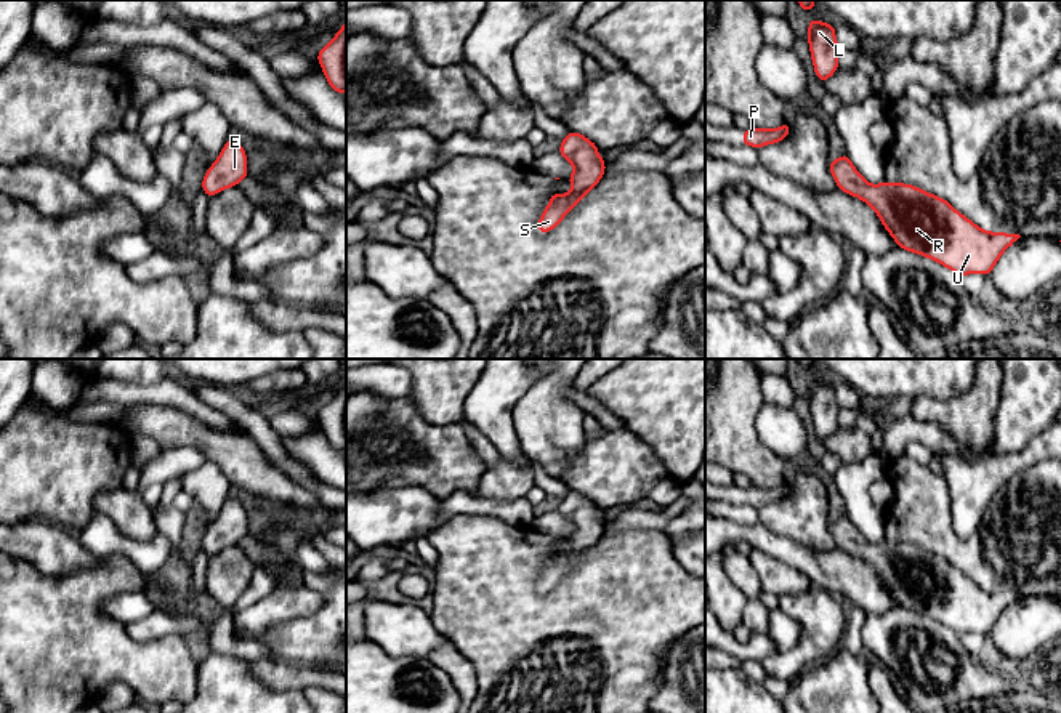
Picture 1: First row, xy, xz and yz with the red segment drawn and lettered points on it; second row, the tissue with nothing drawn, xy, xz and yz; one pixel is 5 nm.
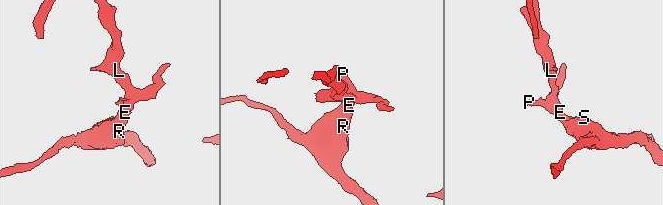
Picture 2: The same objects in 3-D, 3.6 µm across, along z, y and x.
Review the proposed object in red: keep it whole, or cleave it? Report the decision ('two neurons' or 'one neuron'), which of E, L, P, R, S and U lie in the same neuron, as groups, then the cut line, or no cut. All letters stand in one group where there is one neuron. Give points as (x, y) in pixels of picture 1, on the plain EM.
one neuron; groups E L P R S U; cut none

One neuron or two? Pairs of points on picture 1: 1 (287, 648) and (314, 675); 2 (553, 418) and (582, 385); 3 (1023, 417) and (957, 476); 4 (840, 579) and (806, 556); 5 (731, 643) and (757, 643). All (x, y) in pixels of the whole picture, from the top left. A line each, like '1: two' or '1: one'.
1: two
2: two
3: two
4: one
5: one

